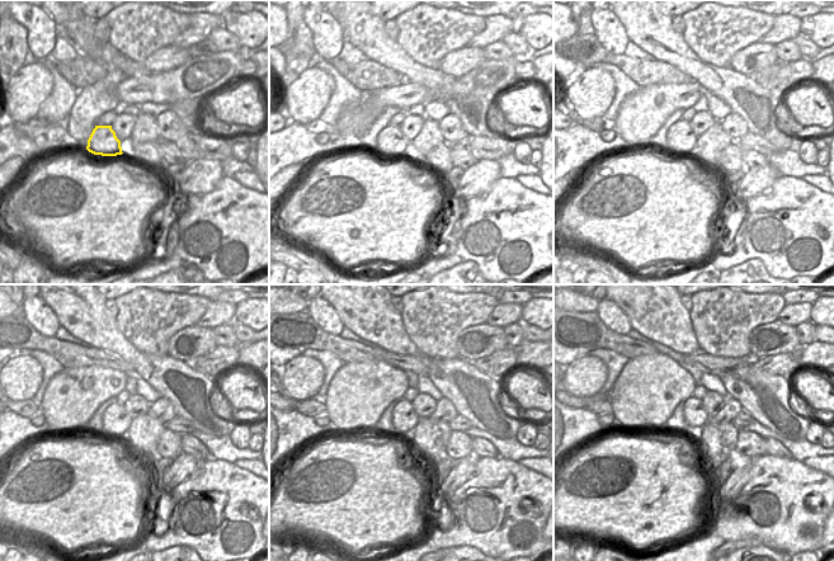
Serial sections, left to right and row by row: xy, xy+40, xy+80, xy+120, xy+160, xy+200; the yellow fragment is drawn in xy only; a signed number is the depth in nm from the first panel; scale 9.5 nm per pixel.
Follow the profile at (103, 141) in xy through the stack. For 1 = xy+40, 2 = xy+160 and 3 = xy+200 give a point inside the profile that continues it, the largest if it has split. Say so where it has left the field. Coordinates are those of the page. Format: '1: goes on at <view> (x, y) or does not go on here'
1: goes on at xy+40 (390, 142)
2: goes on at xy+160 (404, 418)
3: goes on at xy+200 (696, 418)

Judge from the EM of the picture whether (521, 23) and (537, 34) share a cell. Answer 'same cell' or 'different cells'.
same cell

